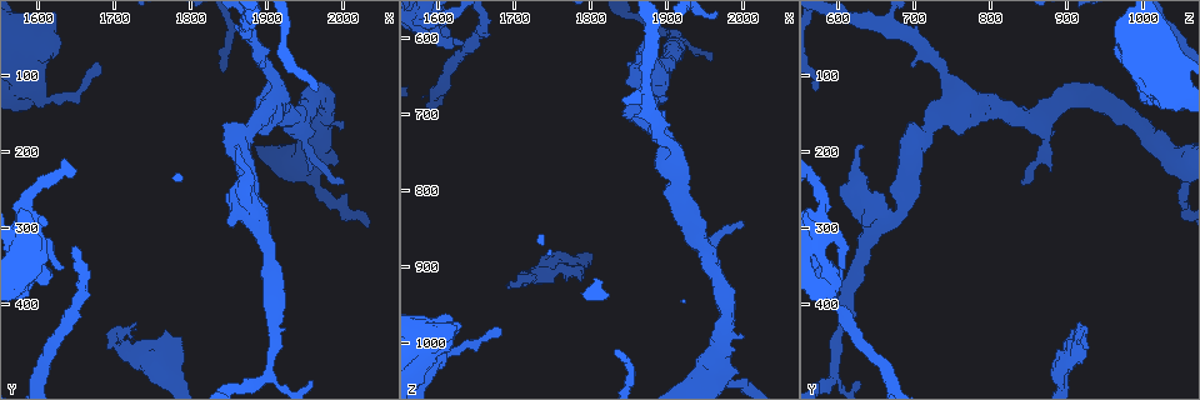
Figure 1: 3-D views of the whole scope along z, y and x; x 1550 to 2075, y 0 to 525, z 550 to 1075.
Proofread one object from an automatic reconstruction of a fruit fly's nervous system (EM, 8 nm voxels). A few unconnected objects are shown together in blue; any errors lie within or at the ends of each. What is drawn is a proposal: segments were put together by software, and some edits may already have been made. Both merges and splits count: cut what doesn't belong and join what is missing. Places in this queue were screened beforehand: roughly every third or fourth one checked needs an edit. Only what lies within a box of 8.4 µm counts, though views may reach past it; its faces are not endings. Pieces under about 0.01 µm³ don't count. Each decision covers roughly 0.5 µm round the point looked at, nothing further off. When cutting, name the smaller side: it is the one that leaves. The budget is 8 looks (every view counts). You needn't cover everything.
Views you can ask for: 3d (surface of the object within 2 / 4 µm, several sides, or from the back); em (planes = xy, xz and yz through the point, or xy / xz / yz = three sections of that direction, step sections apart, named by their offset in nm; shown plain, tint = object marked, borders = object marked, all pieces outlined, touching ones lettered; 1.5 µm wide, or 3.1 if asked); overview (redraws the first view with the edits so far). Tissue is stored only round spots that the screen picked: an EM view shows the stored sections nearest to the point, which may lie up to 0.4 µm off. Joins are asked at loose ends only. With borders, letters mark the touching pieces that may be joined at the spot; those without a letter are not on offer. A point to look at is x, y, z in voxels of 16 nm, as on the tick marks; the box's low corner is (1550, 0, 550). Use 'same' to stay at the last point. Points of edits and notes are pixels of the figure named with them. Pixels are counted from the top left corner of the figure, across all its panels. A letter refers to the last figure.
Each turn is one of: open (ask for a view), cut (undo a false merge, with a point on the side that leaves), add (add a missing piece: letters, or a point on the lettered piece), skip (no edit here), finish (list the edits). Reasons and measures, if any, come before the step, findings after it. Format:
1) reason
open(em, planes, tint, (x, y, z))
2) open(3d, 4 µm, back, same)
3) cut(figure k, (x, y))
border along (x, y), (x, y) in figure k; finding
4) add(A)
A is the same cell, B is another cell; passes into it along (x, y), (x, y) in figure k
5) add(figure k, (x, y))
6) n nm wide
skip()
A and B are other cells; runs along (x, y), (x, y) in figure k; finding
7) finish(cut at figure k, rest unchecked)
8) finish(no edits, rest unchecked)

stops while still wide
open(3d, 2 µm, (2000, 170, 990))

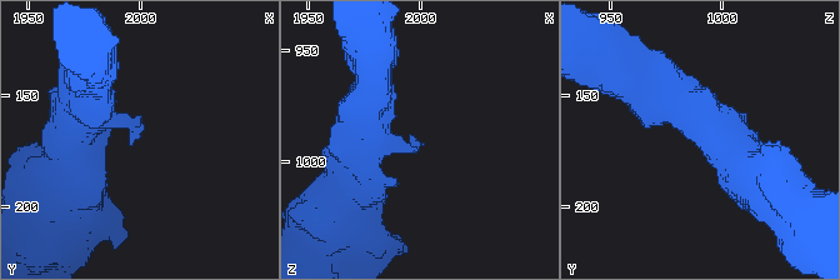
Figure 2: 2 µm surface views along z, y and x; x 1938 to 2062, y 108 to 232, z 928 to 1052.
arms of 320, 400 nm
open(em, xy, step 4, borders, (1999, 169, 988))

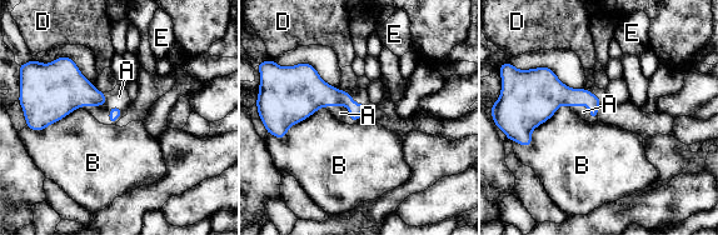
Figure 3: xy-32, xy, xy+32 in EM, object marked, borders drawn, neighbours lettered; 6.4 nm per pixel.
add(A)
A is the same cell, B, D and E are other cells; the neuron continues

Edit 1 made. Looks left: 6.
redraw
open(overview)

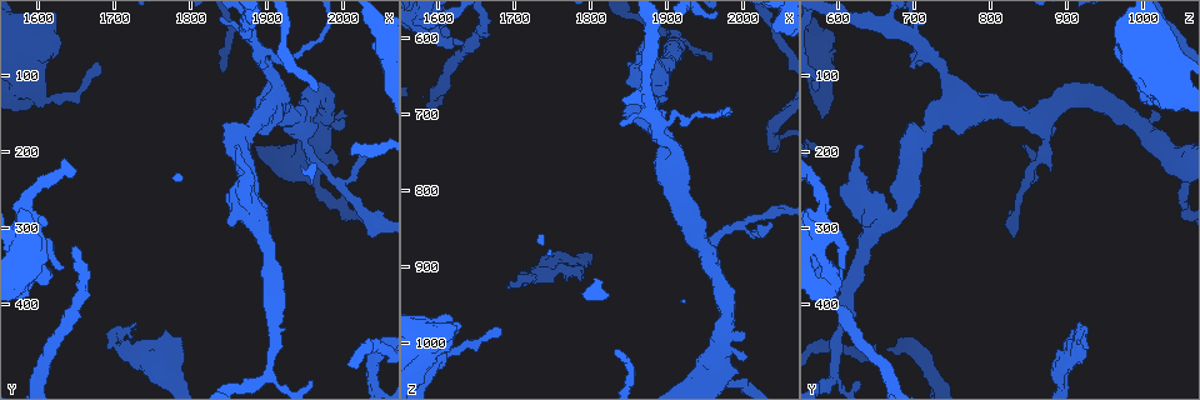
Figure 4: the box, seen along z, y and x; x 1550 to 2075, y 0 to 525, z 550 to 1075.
calibre changes
open(em, xz, step 8, tint, (1885, 290, 655))

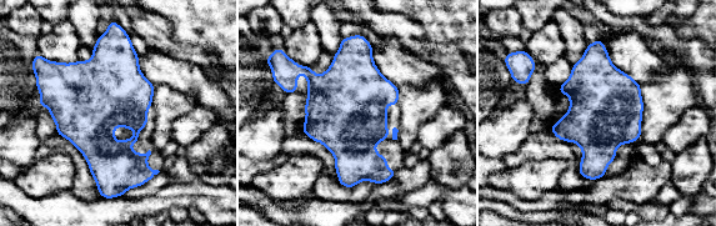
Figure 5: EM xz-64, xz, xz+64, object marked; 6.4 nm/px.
cut it another way
open(em, planes, borders, same)

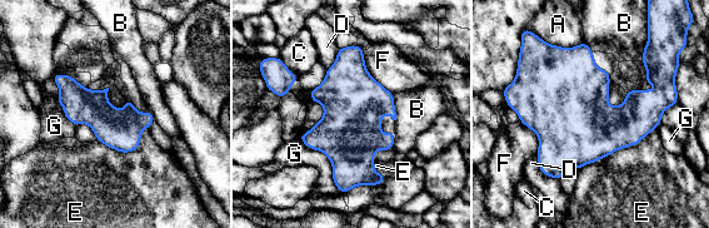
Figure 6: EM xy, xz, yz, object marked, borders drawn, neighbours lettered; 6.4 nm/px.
400 nm wide
skip()
A, B, C, D, E, F and G are other cells; border along (657, 127), (637, 144), (577, 169) in figure 6; all the same neuron

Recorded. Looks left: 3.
tapers out
open(3d, 2 µm, (1680, 90, 985))

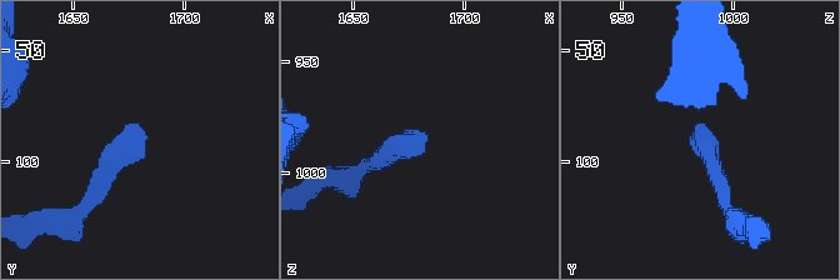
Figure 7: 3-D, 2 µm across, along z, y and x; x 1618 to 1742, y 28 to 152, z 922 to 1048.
now the EM
open(em, yz, step 4, tint, (1683, 89, 983))

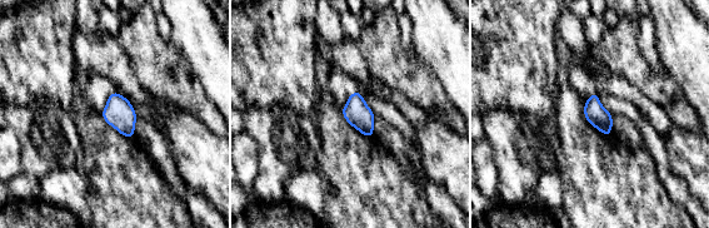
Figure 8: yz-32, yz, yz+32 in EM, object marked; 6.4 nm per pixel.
open(em, planes, borders, same)

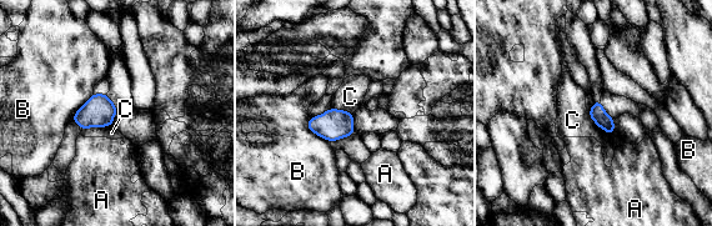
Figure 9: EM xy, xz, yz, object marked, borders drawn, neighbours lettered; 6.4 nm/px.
B touches over 220 nm
skip()
A, B and C are other cells; border along (111, 124), (85, 127), (81, 131) in figure 9; none of them fits

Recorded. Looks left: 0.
finish(add at figure 3, rest unchecked)

